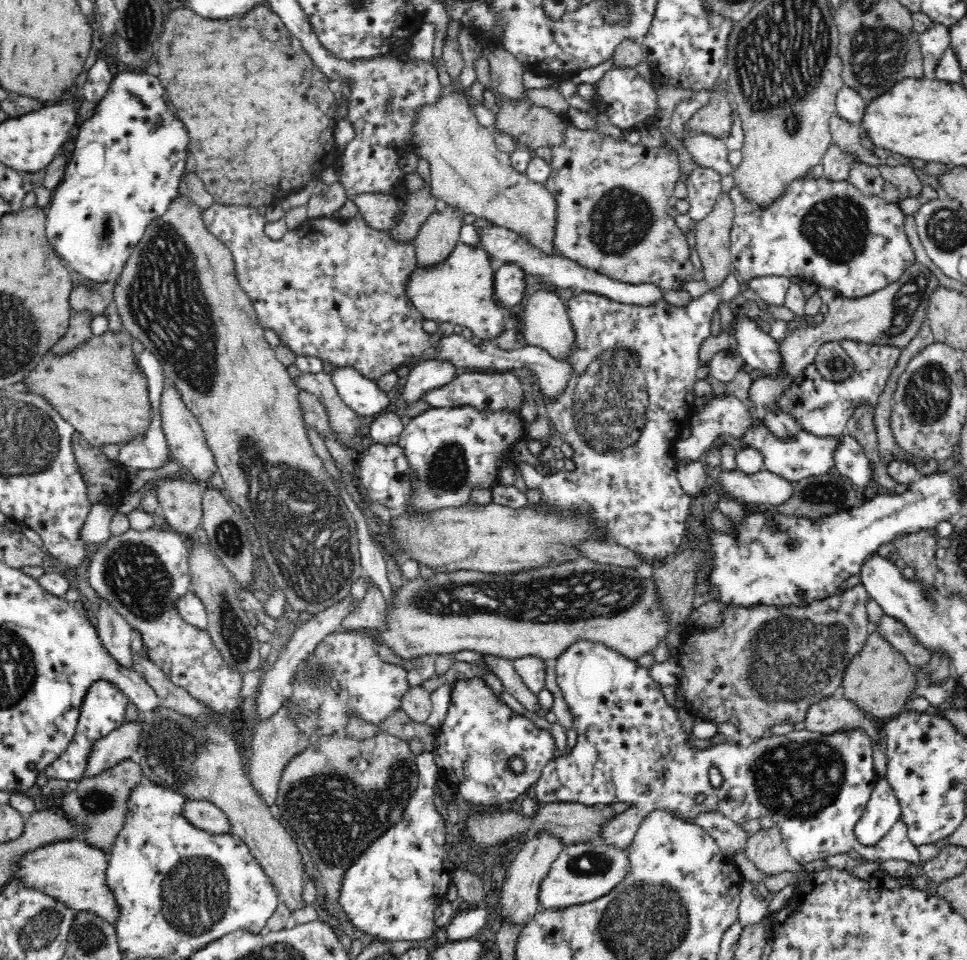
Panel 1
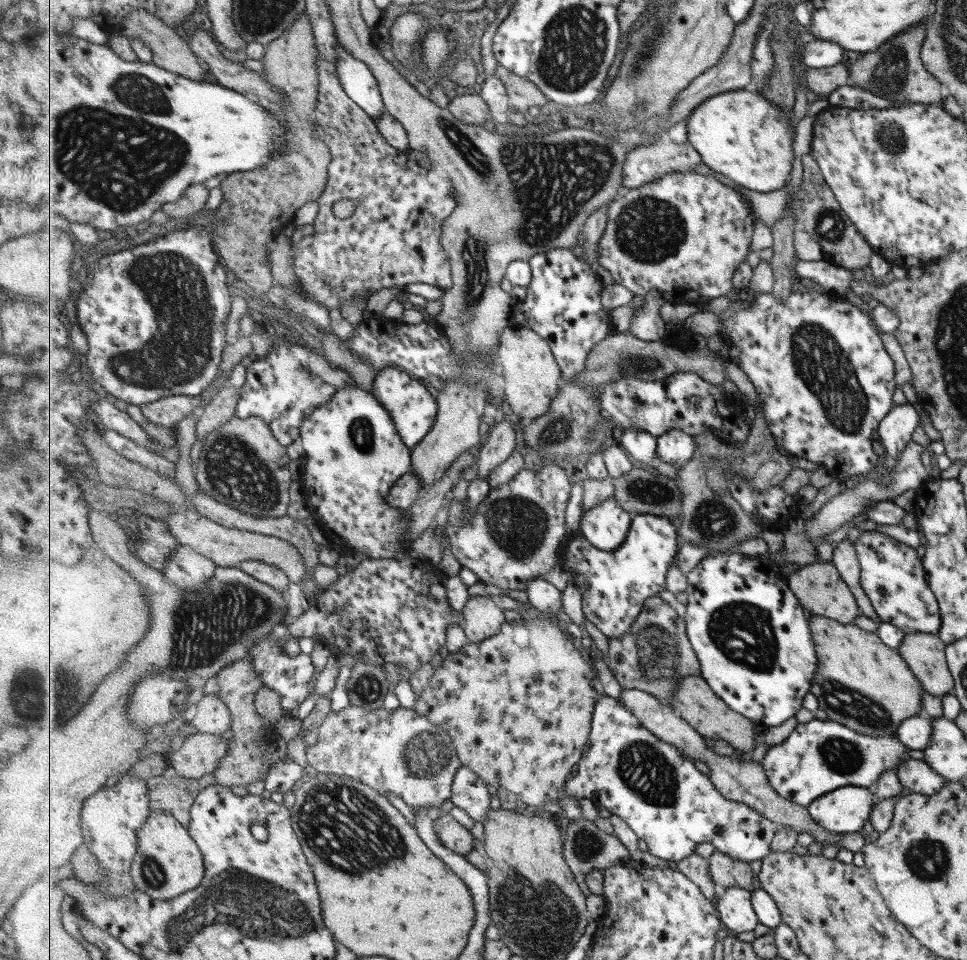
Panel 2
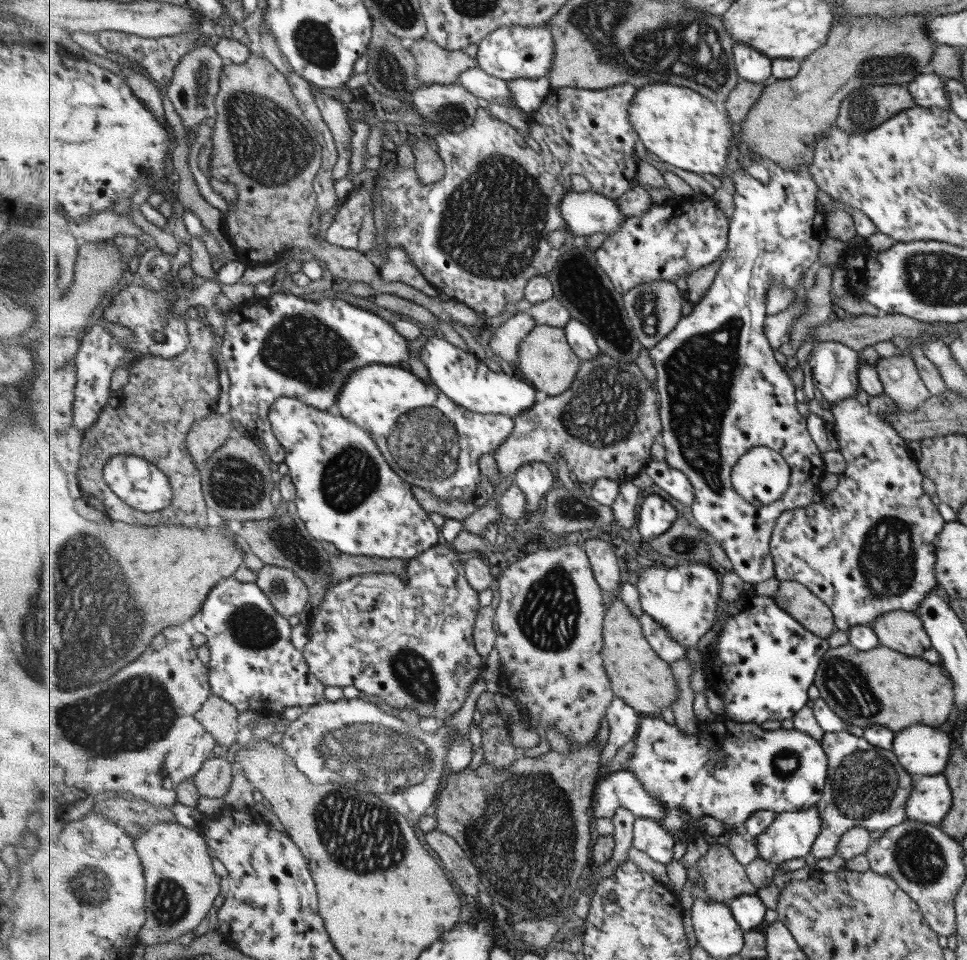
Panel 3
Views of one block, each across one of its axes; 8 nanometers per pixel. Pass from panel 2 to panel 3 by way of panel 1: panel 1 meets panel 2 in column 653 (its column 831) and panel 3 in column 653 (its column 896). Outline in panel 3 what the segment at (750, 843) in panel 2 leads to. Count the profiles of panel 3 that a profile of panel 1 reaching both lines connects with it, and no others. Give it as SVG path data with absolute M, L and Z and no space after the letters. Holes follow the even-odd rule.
M650 818L636 820L634 826L634 845L653 860L663 865L670 864L675 848L674 836Z

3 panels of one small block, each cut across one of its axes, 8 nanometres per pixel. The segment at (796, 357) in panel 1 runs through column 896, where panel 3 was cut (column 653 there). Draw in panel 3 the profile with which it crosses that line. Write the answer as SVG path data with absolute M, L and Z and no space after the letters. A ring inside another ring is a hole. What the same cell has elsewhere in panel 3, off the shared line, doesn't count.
M655 280L649 284L639 284L638 287L624 293L626 310L633 325L636 335L644 348L650 350L657 346L683 318L683 302L686 294L679 292L679 286L675 282Z

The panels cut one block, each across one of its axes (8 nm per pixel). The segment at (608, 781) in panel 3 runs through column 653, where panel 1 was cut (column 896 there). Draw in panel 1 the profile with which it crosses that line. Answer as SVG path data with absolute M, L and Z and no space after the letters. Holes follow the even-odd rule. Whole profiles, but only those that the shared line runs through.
M880 779L855 828L862 844L876 844L901 818L901 806L886 779Z

